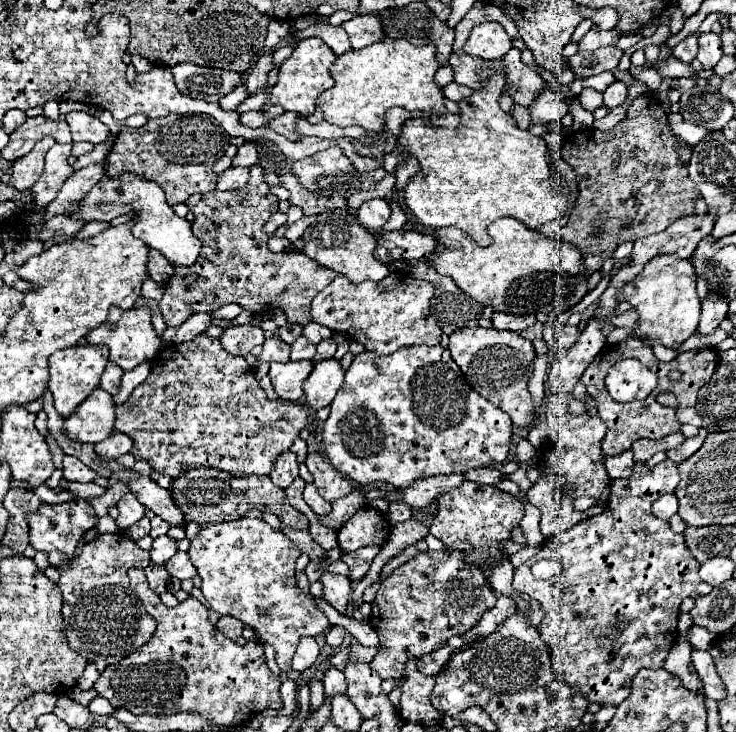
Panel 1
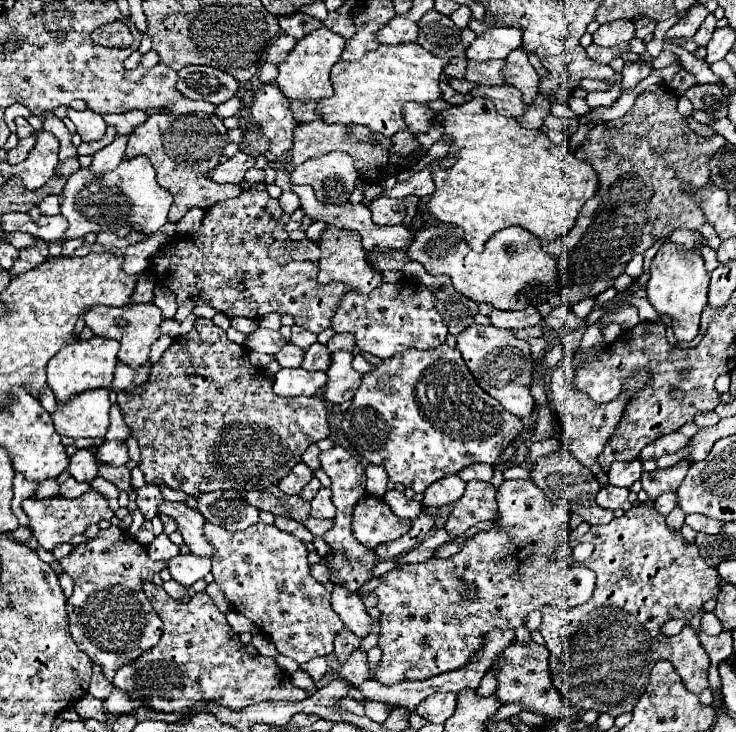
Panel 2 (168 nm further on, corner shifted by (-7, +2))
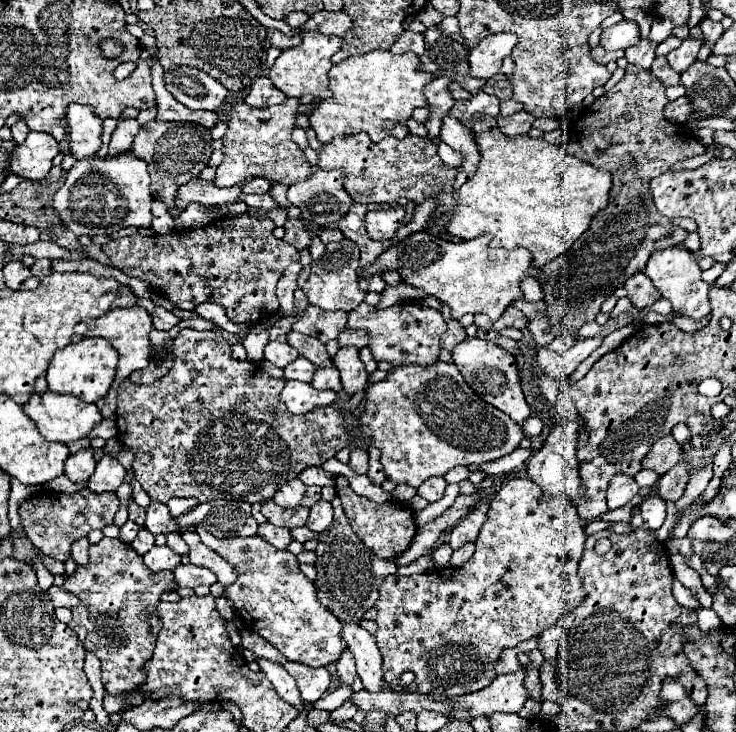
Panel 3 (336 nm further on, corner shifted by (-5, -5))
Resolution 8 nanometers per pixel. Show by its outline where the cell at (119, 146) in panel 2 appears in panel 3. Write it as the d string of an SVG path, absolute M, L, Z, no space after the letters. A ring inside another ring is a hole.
M125 119L125 121L119 121L117 123L117 129L113 131L111 135L111 143L109 143L109 159L111 157L117 157L125 151L131 149L133 145L133 139L139 131L139 123L135 119Z

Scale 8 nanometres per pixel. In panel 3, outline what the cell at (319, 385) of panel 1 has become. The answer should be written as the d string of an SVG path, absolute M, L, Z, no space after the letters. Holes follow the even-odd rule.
M345 347L339 349L337 355L333 357L333 365L341 373L341 385L343 393L353 397L355 393L363 391L369 383L369 375L365 371L365 365L359 359L359 351L355 347Z

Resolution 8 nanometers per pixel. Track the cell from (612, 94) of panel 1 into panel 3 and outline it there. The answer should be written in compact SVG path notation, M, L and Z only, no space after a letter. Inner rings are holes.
M641 39L637 45L625 49L625 59L629 61L629 65L649 69L655 59L655 47L657 47L657 43L651 43L649 39Z

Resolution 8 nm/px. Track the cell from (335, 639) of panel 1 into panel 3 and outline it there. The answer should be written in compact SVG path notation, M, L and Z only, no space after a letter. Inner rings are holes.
M347 649L343 651L343 655L341 655L341 659L337 661L337 673L339 673L339 679L343 681L343 683L347 683L347 685L351 685L353 683L353 679L355 679L355 663L353 663L353 653L349 653Z

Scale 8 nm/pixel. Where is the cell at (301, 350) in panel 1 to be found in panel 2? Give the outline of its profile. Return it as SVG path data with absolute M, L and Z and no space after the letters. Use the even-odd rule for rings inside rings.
M313 344L309 350L305 350L305 360L303 360L303 368L305 370L327 372L329 366L331 366L331 354L329 354L327 346Z

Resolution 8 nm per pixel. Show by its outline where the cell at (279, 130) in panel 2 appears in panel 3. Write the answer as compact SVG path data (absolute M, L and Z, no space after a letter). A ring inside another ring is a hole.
M259 77L253 85L251 85L251 91L249 95L245 97L245 103L249 107L271 107L271 105L279 105L283 103L287 97L271 83L269 77Z

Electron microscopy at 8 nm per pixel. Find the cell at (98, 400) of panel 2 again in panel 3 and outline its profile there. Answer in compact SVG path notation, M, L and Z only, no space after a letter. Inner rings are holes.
M43 393L43 395L33 395L25 405L23 405L25 413L35 421L39 433L47 439L47 441L59 441L59 443L69 443L69 441L77 441L83 437L89 437L89 433L101 423L103 415L101 409L95 403L85 403L73 395L57 395L57 393Z

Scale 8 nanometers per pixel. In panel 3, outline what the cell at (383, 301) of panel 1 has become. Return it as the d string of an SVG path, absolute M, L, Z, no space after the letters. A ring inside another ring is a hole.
M405 301L391 305L387 309L377 309L373 305L361 303L357 309L349 311L347 329L363 329L369 335L369 349L373 353L373 359L387 361L391 365L403 365L403 363L419 363L419 365L431 365L439 357L439 341L441 335L447 329L447 323L443 321L441 313L425 307L417 301Z

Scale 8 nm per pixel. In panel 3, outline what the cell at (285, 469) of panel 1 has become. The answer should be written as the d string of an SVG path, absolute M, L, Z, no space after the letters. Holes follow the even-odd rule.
M293 479L289 483L285 483L281 487L281 491L277 491L277 495L273 497L273 501L285 509L291 509L291 507L297 507L303 493L305 493L307 485L301 481L301 479Z

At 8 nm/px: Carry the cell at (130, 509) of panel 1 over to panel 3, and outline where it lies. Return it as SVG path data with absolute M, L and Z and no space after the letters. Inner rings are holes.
M151 503L147 507L147 521L145 521L145 527L157 535L157 533L169 533L169 531L179 531L177 525L173 523L173 517L167 509L165 503Z

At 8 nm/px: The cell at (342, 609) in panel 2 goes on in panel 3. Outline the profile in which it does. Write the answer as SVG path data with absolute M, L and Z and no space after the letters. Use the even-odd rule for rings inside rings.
M343 623L341 635L349 651L355 655L357 673L363 681L363 687L367 691L379 691L383 671L381 671L381 651L377 647L375 635L365 631L359 623Z

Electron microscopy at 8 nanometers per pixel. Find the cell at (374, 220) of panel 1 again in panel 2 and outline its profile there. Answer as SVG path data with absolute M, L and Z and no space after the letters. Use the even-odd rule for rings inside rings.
M381 196L377 198L371 206L371 218L375 224L379 226L395 226L395 224L401 224L405 214L407 214L407 206L405 206L405 200L403 198L387 198L387 196Z

